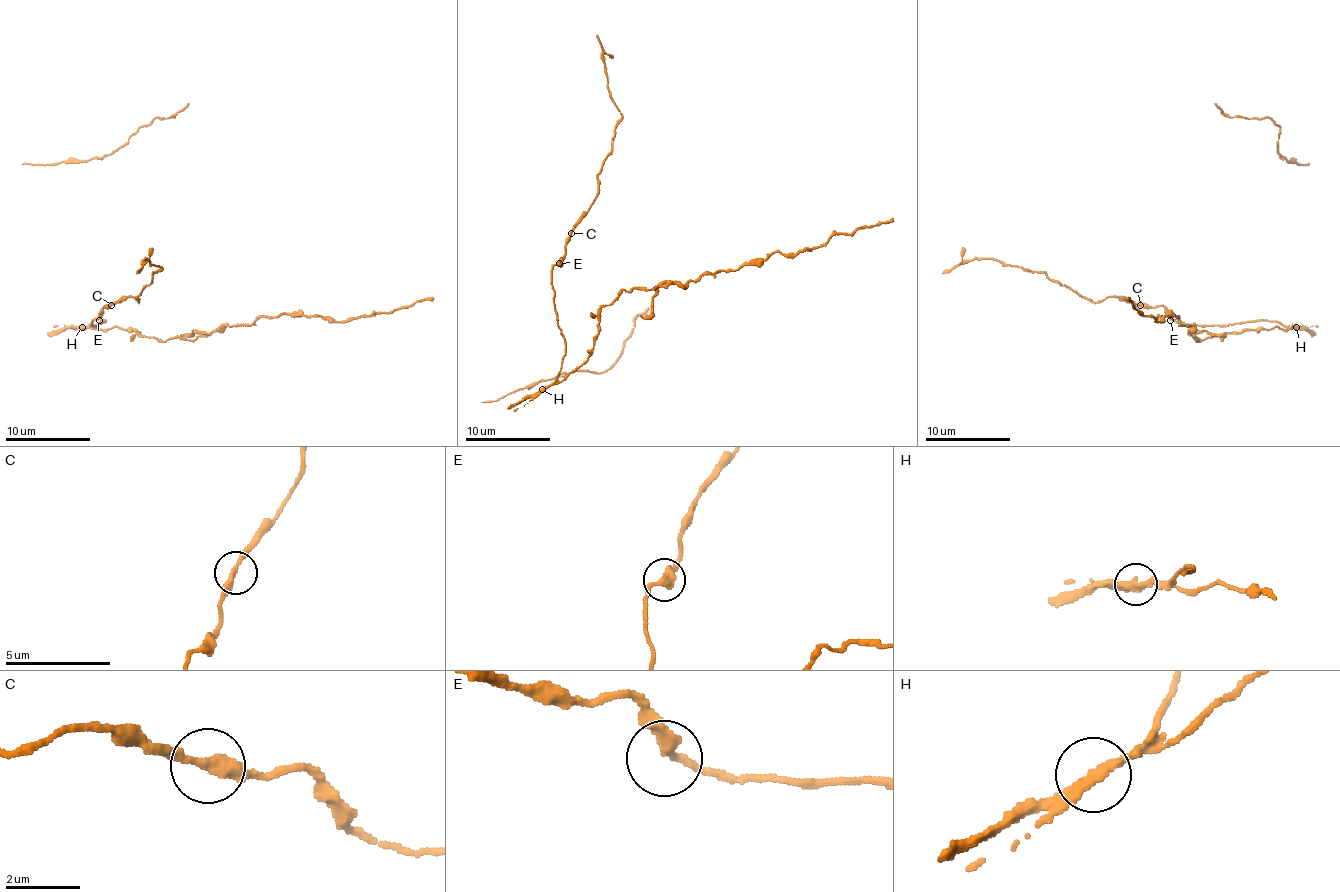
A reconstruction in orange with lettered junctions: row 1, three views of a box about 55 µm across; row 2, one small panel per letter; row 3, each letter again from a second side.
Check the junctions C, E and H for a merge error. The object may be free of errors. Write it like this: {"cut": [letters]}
{"cut": ["H"]}

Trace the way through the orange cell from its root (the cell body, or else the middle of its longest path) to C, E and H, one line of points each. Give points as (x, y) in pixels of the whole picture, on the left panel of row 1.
C: (107, 328), (97, 324), (105, 320), (99, 324), (92, 324), (92, 320), (105, 305), (111, 305)
E: (107, 328), (97, 324), (105, 320), (92, 324), (99, 320)
H: (107, 328), (82, 326)

